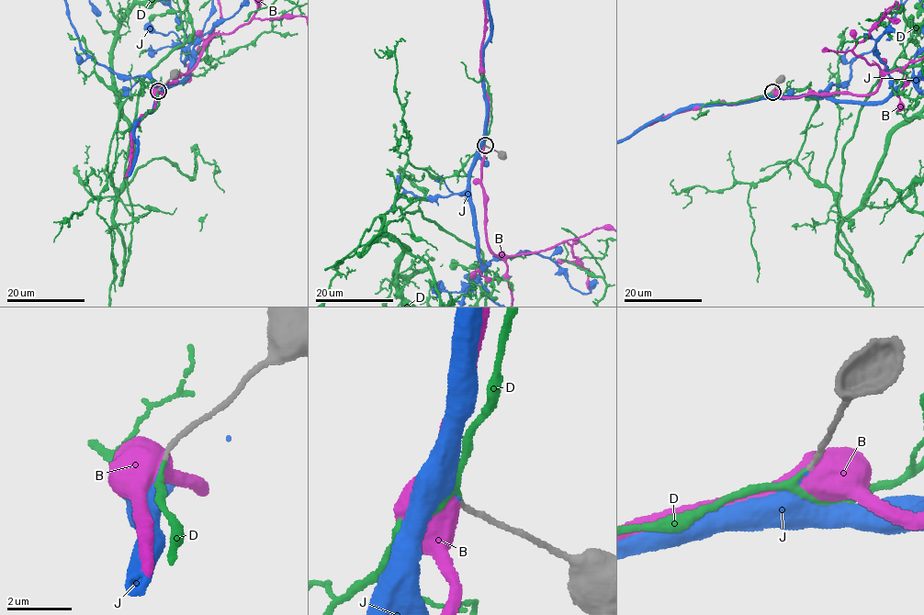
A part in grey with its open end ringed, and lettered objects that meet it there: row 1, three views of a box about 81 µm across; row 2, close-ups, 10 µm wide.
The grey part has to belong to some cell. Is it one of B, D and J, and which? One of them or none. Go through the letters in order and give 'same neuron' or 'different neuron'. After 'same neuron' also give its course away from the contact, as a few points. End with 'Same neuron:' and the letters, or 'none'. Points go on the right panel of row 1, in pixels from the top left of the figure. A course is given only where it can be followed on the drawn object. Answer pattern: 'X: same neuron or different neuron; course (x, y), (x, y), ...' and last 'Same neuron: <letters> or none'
B: different neuron
D: different neuron
J: same neuron
Same neuron: J

